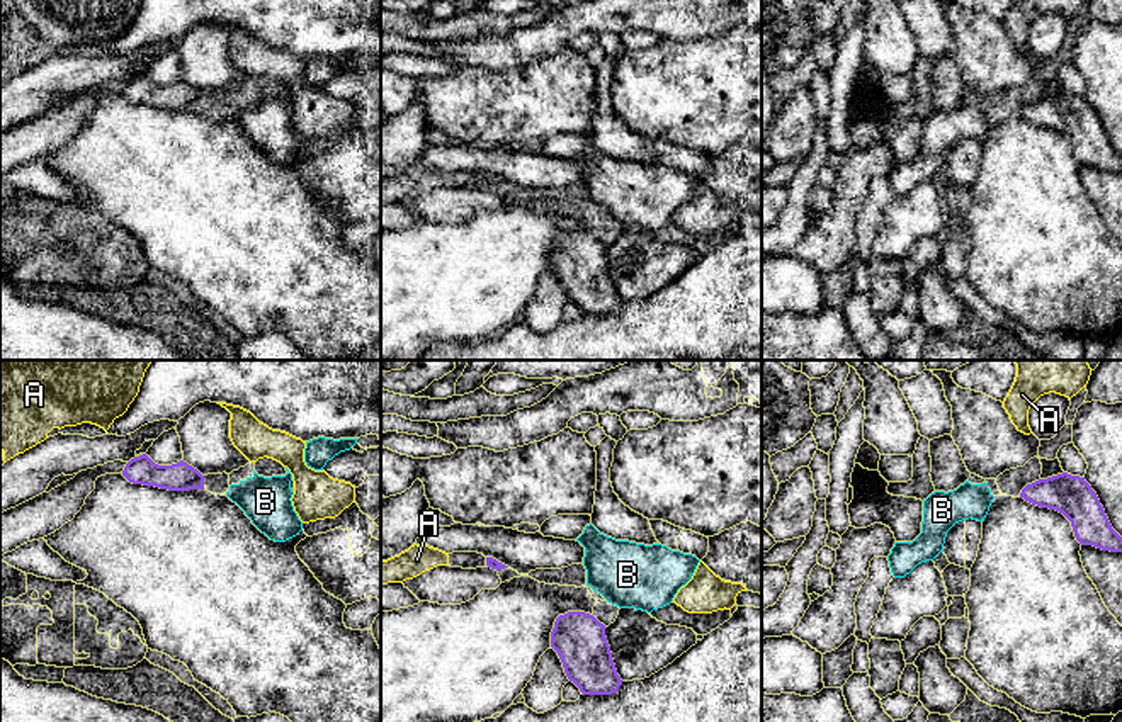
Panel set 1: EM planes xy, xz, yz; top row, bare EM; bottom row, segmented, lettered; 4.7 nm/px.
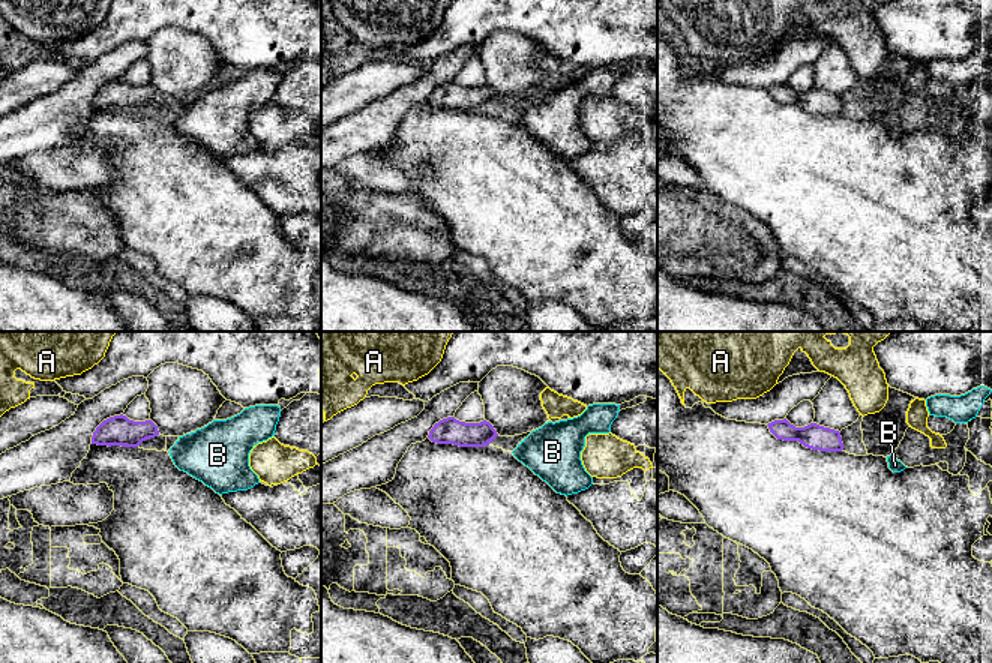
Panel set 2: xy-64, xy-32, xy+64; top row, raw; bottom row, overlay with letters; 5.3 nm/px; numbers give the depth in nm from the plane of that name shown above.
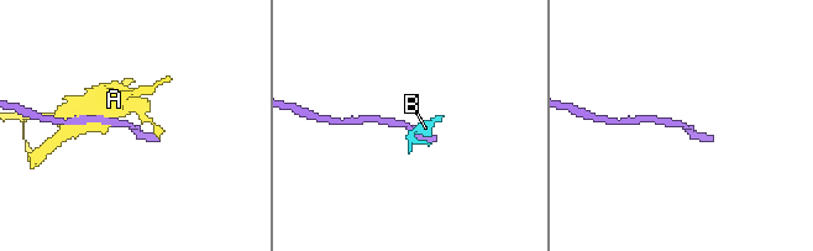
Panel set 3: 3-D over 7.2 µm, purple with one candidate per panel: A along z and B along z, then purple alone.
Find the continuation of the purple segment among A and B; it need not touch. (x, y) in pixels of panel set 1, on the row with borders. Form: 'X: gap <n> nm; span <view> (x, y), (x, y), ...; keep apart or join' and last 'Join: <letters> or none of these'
A: gap 180 nm; span xy (131, 459), (106, 430); keep apart
B: gap 100 nm; span xz (592, 615), (607, 600); keep apart
Join: none of these

